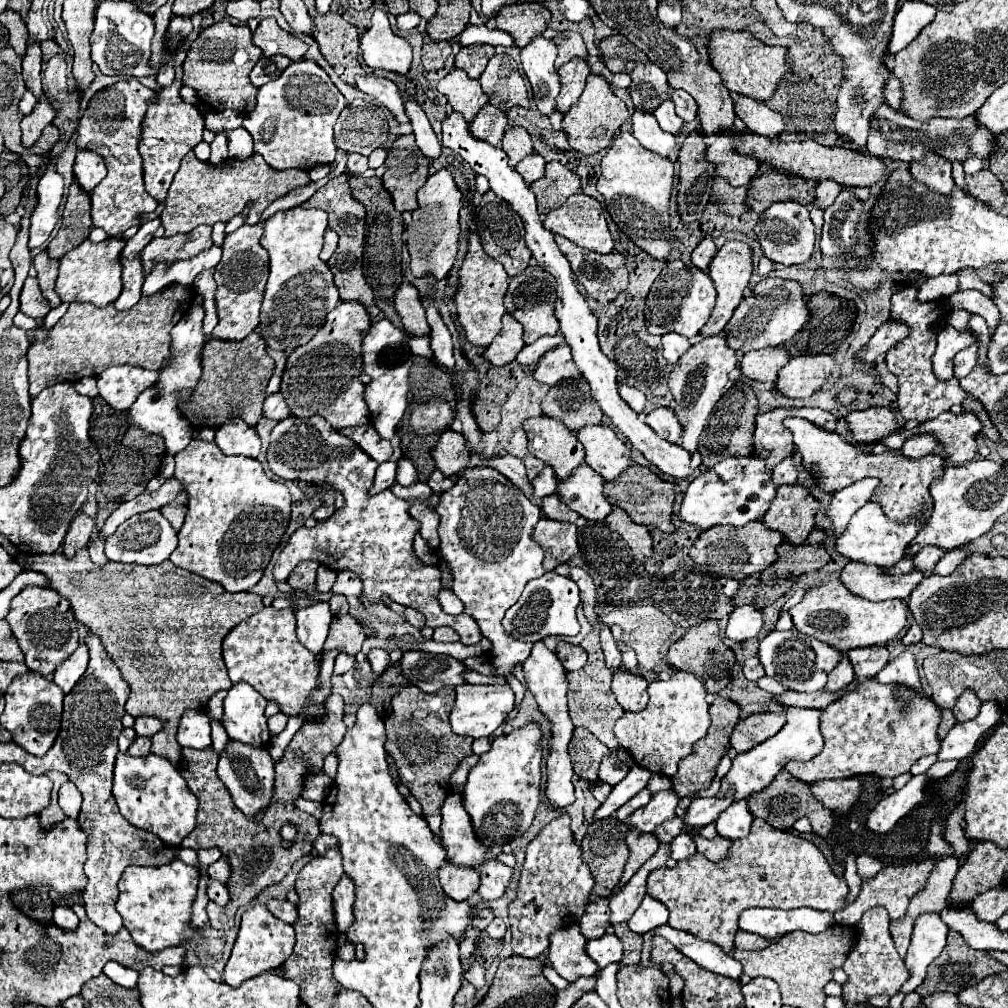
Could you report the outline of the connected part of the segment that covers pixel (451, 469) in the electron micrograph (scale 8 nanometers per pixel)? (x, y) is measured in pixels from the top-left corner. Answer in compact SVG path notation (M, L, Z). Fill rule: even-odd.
M446 430L440 436L438 444L434 446L432 458L436 462L436 468L444 476L452 476L452 474L462 472L470 460L470 452L466 450L466 438L460 432Z

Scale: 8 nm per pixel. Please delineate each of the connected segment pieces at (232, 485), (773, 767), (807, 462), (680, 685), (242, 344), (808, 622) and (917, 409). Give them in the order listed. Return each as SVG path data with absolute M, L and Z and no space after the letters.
M192 440L182 452L176 454L174 476L178 476L188 490L188 512L184 526L178 532L178 548L170 556L172 564L222 584L226 592L250 590L262 578L270 556L290 522L292 502L286 484L270 480L258 460L246 456L226 456L214 446L214 442L204 440Z
M794 708L794 710L786 710L786 712L790 712L790 720L774 738L762 742L754 750L748 750L746 754L738 754L732 760L732 768L722 778L718 796L726 796L728 790L734 790L734 800L748 798L748 796L764 790L774 780L774 776L784 768L784 764L788 764L792 760L812 760L816 754L822 752L824 736L820 734L820 722L818 722L820 712L806 710L806 708Z
M786 418L786 428L792 430L796 450L802 456L802 464L810 472L818 488L822 488L828 494L834 494L858 480L878 478L880 484L874 488L870 500L876 502L890 520L908 522L910 518L922 516L922 526L928 524L928 518L932 516L930 482L934 478L942 478L944 474L942 456L928 454L918 460L908 460L902 458L898 452L882 452L878 456L866 454L860 448L844 442L844 438L836 432L818 430L818 426L810 426L810 422L804 422L804 418Z
M674 672L670 680L656 680L648 686L648 706L642 712L626 712L614 726L620 748L624 748L638 766L652 770L654 774L674 776L678 762L692 752L696 740L706 736L710 726L706 690L700 680L690 672Z
M252 332L246 340L218 340L212 338L202 348L202 376L194 386L190 398L180 402L182 414L194 428L218 428L230 418L242 418L256 426L262 418L264 388L272 376L274 360L266 354L264 338Z
M832 580L820 588L808 590L804 600L792 606L788 612L798 632L808 634L820 642L826 642L838 652L846 654L852 648L876 646L894 640L898 632L906 626L906 610L908 606L902 604L900 600L870 602L850 594L846 586L840 586L838 580Z
M906 286L892 296L890 320L902 322L910 328L910 334L886 352L888 370L898 378L898 408L906 420L914 420L914 422L922 424L926 420L936 418L942 412L948 412L954 404L962 404L964 398L968 396L960 388L956 378L952 378L950 382L938 382L932 372L932 354L934 354L934 346L936 346L936 332L932 328L944 326L948 314L950 314L950 310L942 302L920 304L916 300L914 286Z

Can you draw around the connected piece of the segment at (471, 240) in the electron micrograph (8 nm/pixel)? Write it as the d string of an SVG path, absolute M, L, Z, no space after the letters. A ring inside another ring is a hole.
M472 232L468 236L468 254L460 266L458 272L460 280L458 280L458 292L454 294L454 304L456 304L456 318L464 330L466 340L472 346L482 346L488 348L494 340L494 336L500 330L500 320L506 312L504 308L504 294L510 282L510 276L506 274L504 266L490 258L484 250L482 244L478 240L478 234Z

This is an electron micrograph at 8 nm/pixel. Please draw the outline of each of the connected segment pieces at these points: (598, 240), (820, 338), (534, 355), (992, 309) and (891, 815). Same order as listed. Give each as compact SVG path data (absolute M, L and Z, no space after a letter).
M582 192L570 196L560 208L546 214L544 216L544 228L548 228L554 234L564 236L566 240L570 240L570 242L574 242L582 248L590 248L590 250L600 252L600 254L608 254L608 252L614 250L614 240L610 236L610 230L608 230L600 202L596 198L582 194Z
M818 292L818 294L810 296L808 310L810 310L810 318L808 318L806 326L794 338L790 338L790 342L784 344L786 352L790 356L834 354L838 350L838 346L842 344L842 340L850 334L852 324L856 320L856 306L854 306L854 302L838 298L838 296L832 296L828 292Z
M556 334L556 336L542 336L542 338L538 338L536 342L524 346L524 348L518 352L516 360L518 360L518 364L522 364L522 366L536 364L538 358L540 358L546 350L550 350L550 346L558 346L558 342L564 342L562 334Z
M962 290L962 292L954 292L946 304L950 306L950 310L956 310L956 308L964 308L972 314L978 314L986 320L988 328L992 330L994 326L998 326L998 320L1002 318L998 314L998 308L992 304L990 298L986 298L984 294L980 294L978 290Z
M914 776L904 788L880 800L868 816L868 824L866 824L868 830L876 834L890 832L896 826L898 818L904 818L922 802L926 780L928 780L926 776Z

